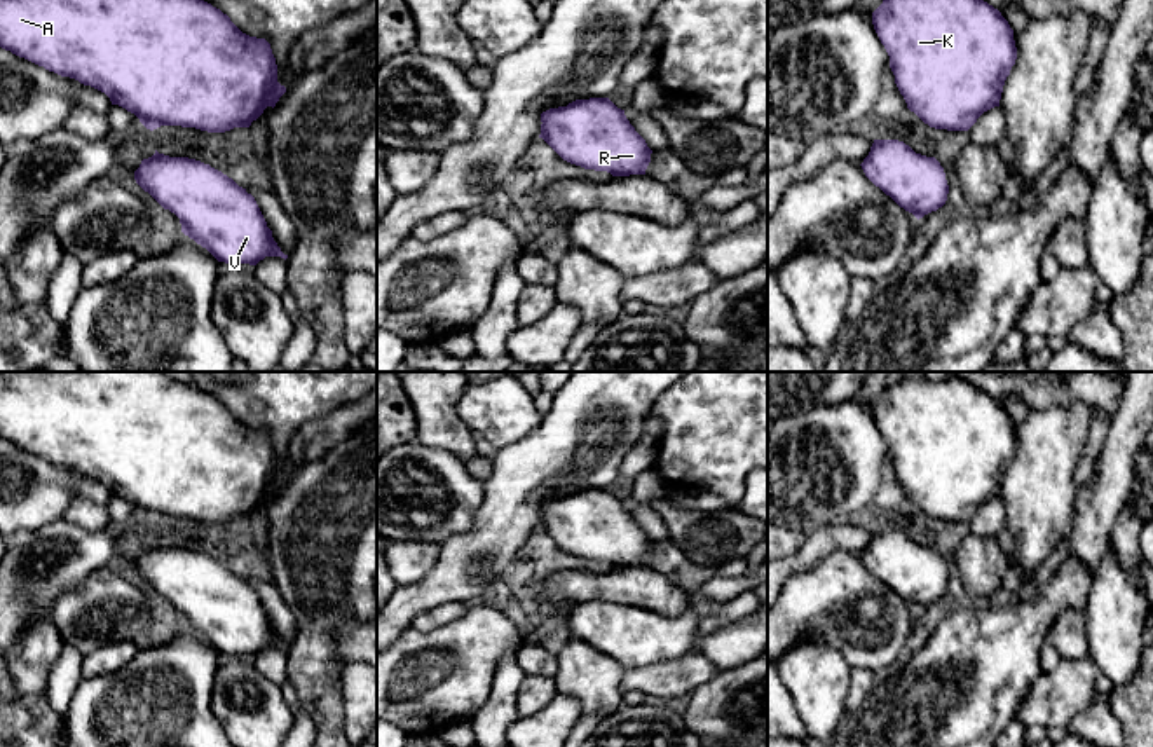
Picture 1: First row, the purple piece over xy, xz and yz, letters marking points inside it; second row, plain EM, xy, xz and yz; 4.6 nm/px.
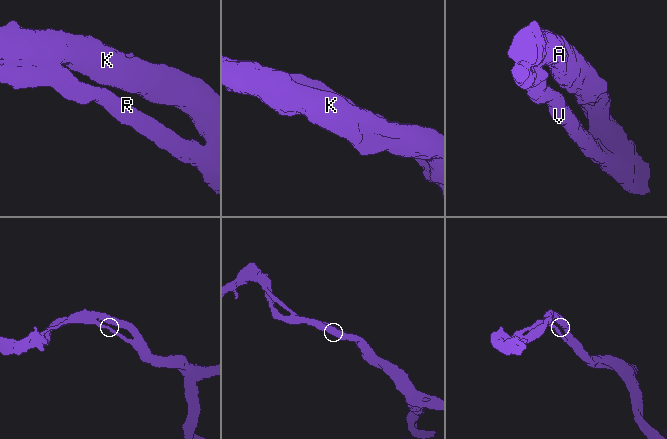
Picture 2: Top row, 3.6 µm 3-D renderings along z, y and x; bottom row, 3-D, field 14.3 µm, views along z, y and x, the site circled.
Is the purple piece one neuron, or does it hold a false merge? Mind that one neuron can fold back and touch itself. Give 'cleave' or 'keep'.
keep

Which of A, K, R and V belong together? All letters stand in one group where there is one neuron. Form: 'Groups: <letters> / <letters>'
Groups: A K R V

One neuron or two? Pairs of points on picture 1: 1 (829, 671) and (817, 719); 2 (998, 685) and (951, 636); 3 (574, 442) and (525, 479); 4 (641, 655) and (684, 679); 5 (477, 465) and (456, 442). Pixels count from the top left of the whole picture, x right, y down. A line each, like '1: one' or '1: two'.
1: one
2: one
3: one
4: two
5: two

